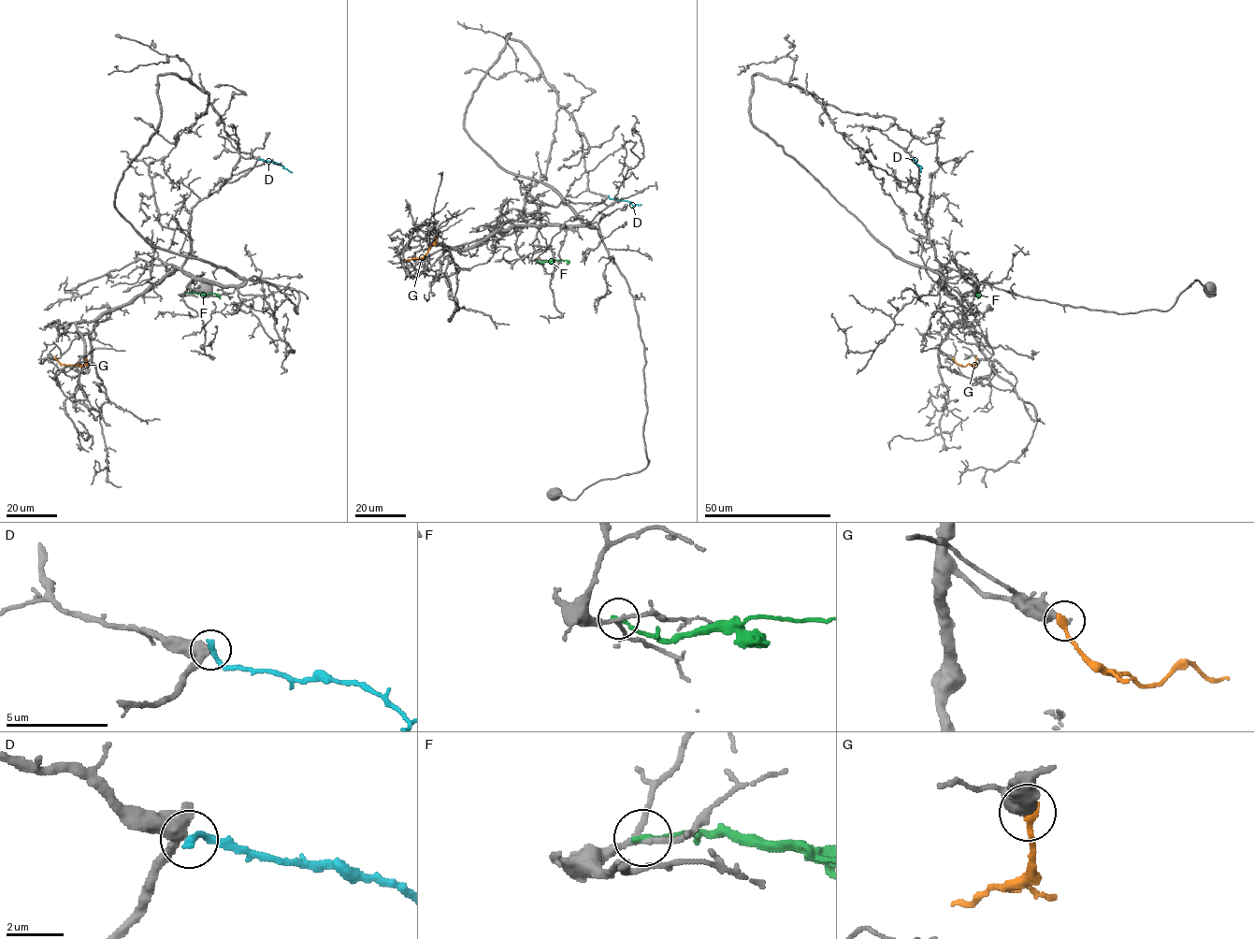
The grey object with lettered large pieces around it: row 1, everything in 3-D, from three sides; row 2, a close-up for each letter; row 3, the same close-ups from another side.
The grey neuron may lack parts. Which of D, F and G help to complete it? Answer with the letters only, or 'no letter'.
no letter

